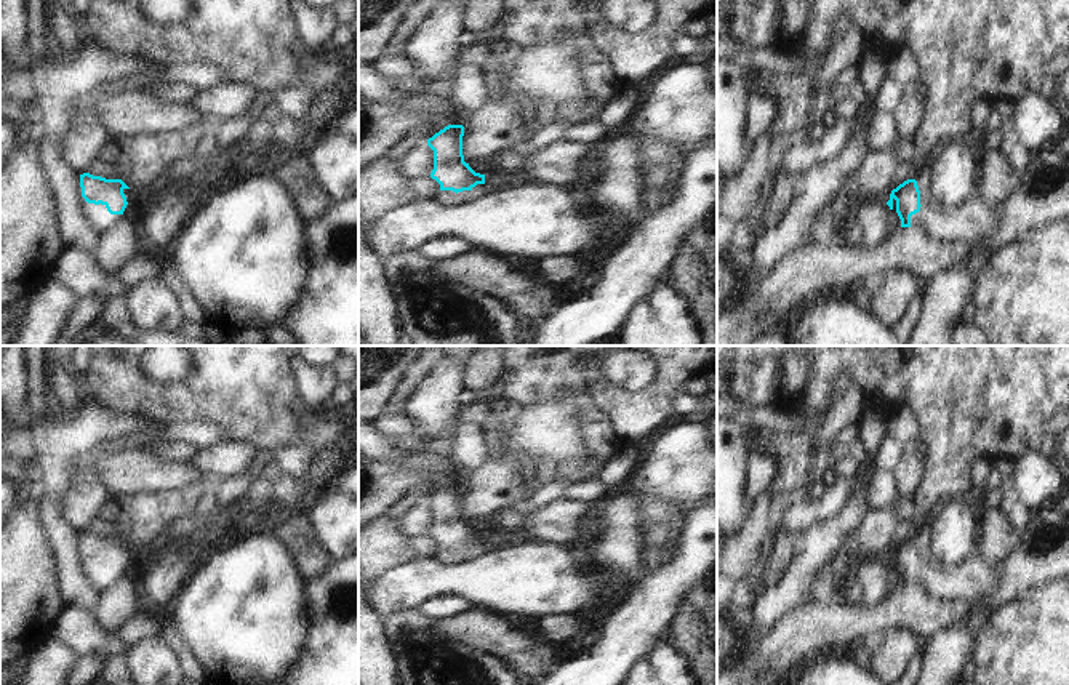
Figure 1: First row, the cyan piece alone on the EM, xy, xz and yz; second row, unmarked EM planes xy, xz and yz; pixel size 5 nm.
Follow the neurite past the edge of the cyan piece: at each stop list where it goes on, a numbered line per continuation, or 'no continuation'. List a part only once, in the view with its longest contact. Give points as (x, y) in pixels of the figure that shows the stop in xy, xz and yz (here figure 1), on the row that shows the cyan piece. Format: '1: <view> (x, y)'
1: xy (101, 218)

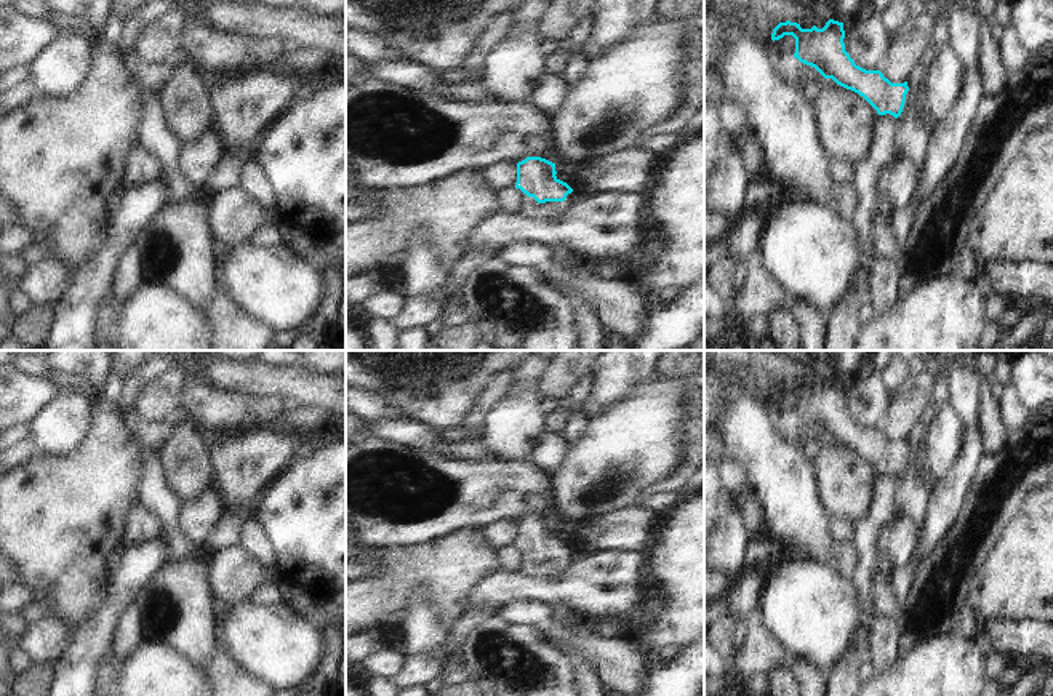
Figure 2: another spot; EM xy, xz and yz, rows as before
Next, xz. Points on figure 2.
1: xz (532, 208)

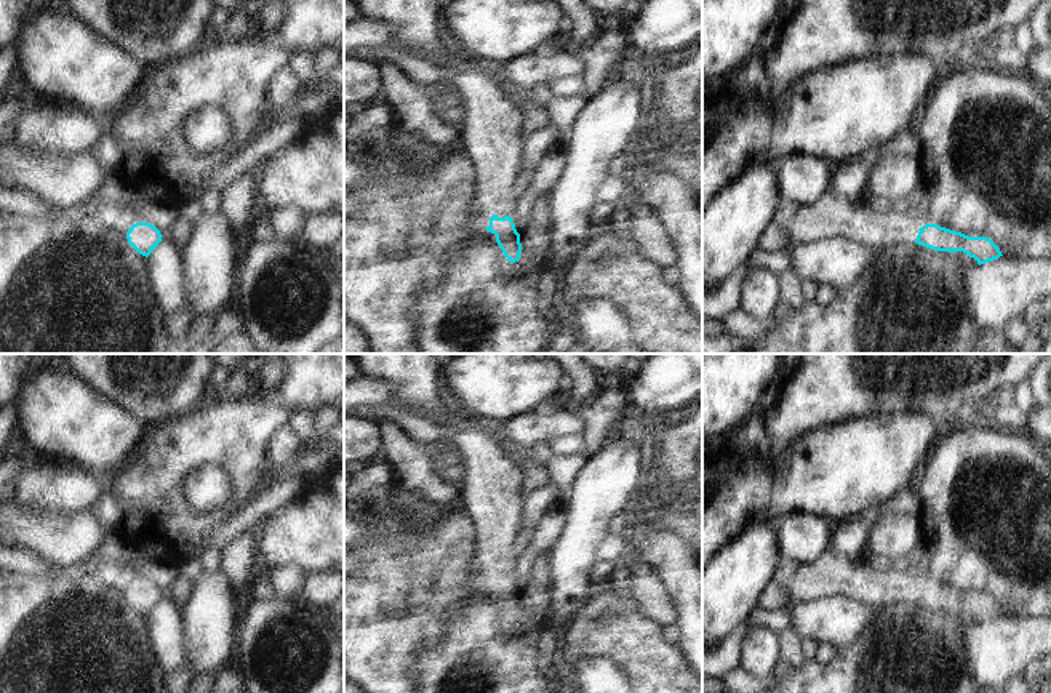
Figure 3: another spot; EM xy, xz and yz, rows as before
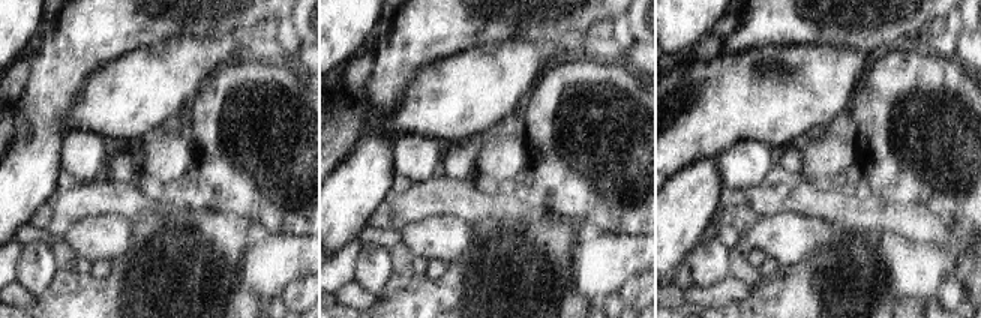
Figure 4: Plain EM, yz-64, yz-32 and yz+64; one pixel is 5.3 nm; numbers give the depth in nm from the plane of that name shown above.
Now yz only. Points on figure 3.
1: yz (831, 218)

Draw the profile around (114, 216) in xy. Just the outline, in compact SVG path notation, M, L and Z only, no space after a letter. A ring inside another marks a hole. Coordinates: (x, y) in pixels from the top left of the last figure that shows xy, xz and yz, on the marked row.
M106 184L102 190L90 202L99 206L99 219L112 230L126 234L133 222L128 218L128 211L112 202L112 190Z

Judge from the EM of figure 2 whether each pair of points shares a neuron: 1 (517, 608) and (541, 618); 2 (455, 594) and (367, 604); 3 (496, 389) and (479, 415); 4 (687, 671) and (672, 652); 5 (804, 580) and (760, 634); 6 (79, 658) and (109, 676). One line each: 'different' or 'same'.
1: same
2: same
3: same
4: different
5: different
6: different

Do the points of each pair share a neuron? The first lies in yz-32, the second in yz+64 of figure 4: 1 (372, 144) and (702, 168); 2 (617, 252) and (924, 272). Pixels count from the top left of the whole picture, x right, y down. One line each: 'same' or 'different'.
1: same
2: same

